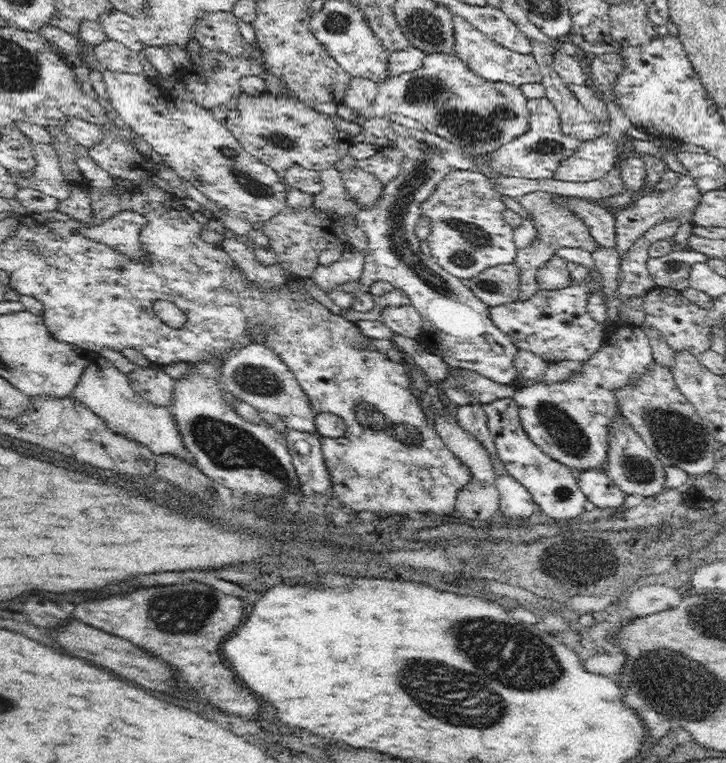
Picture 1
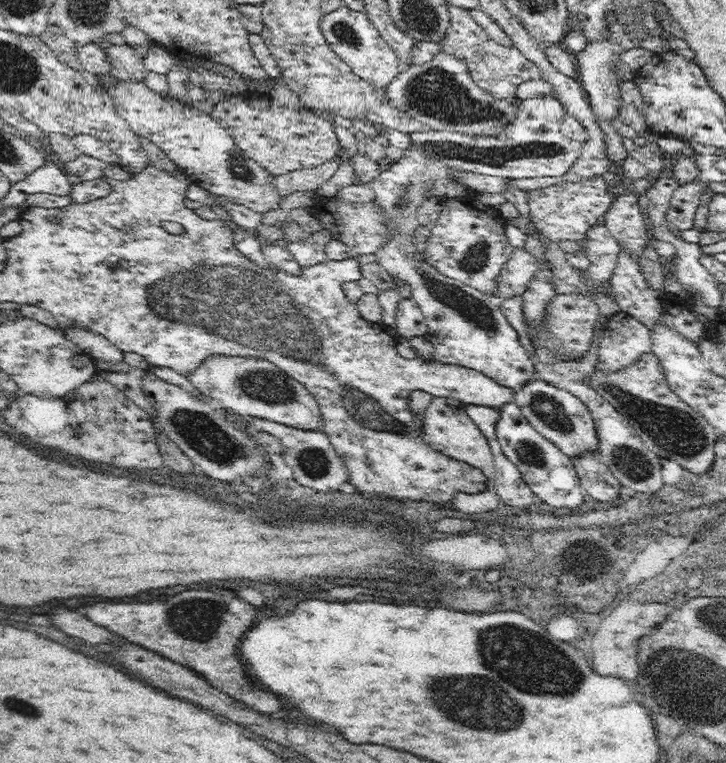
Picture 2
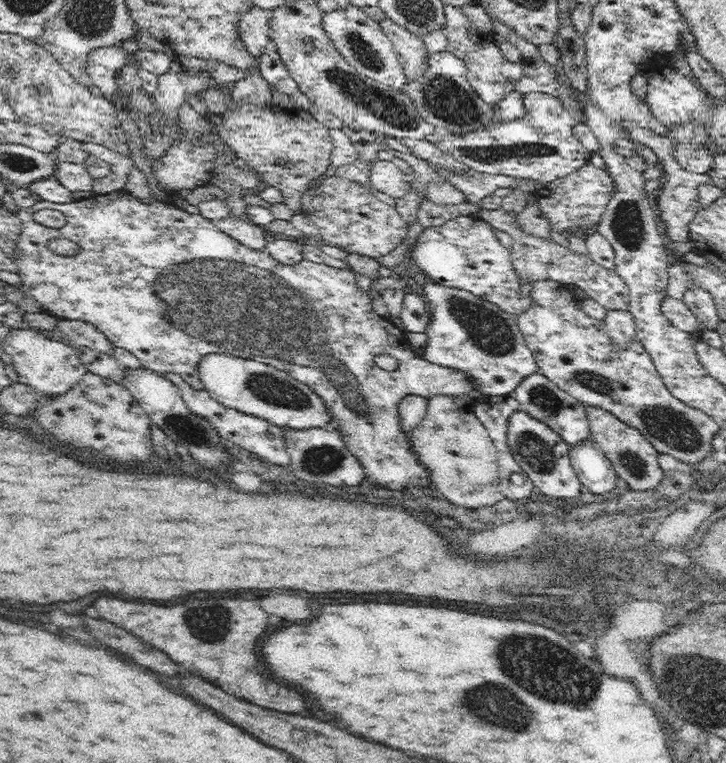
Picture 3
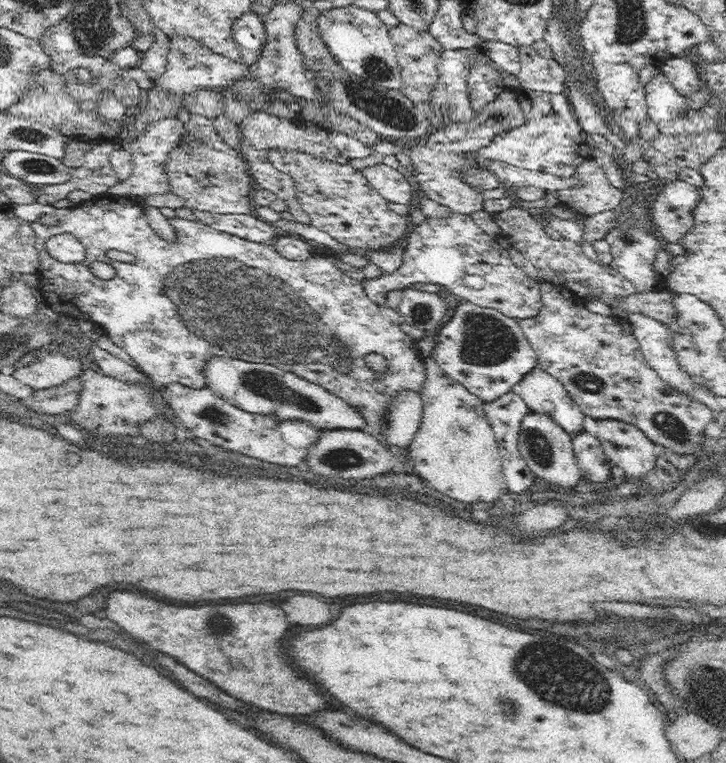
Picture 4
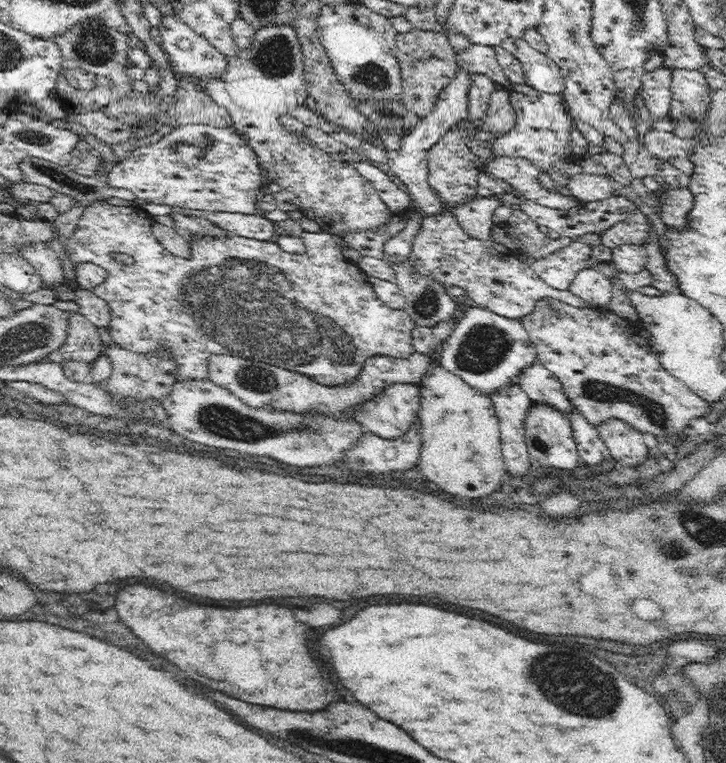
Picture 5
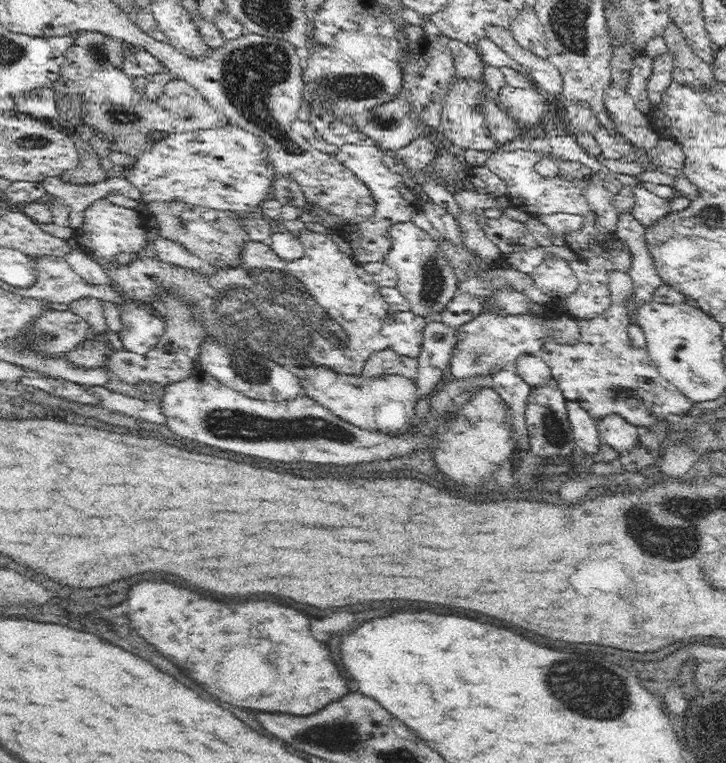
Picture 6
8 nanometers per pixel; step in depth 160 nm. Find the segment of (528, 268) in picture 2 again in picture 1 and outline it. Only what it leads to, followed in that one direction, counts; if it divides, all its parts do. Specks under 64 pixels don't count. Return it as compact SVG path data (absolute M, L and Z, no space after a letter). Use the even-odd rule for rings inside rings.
M515 262L497 264L463 283L488 307L517 302L520 299L520 277Z

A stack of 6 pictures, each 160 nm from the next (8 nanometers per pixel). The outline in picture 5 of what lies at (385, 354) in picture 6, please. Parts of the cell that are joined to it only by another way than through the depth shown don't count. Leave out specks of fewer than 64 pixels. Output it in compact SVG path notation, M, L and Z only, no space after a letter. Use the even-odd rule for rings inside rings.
M414 351L406 359L390 355L374 355L364 362L360 374L345 385L332 386L317 382L300 371L268 365L262 360L237 358L229 353L214 352L208 356L207 378L214 384L227 388L252 406L268 406L274 409L288 409L298 412L304 408L323 409L323 412L344 412L348 404L358 404L374 396L376 392L387 390L391 384L404 383L419 386L422 377L428 372L430 359Z

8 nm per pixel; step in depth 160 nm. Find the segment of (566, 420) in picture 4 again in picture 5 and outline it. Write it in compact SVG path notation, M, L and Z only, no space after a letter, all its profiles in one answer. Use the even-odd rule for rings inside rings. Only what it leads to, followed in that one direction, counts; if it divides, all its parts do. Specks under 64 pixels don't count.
M538 361L520 369L517 381L533 401L547 400L556 408L570 410L572 404L562 392L558 377Z

